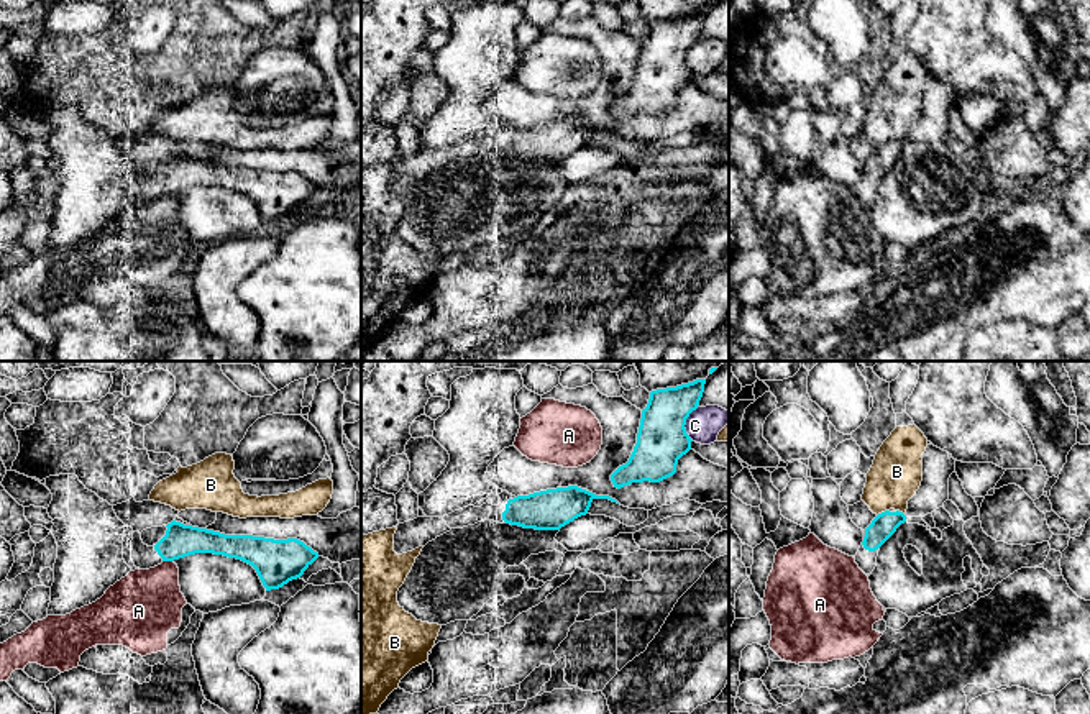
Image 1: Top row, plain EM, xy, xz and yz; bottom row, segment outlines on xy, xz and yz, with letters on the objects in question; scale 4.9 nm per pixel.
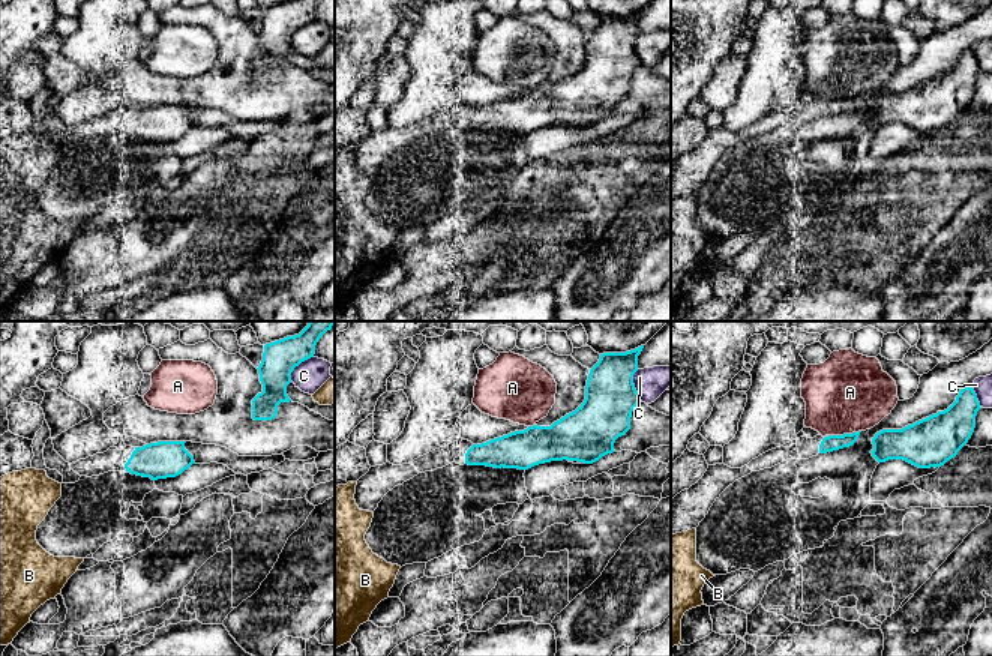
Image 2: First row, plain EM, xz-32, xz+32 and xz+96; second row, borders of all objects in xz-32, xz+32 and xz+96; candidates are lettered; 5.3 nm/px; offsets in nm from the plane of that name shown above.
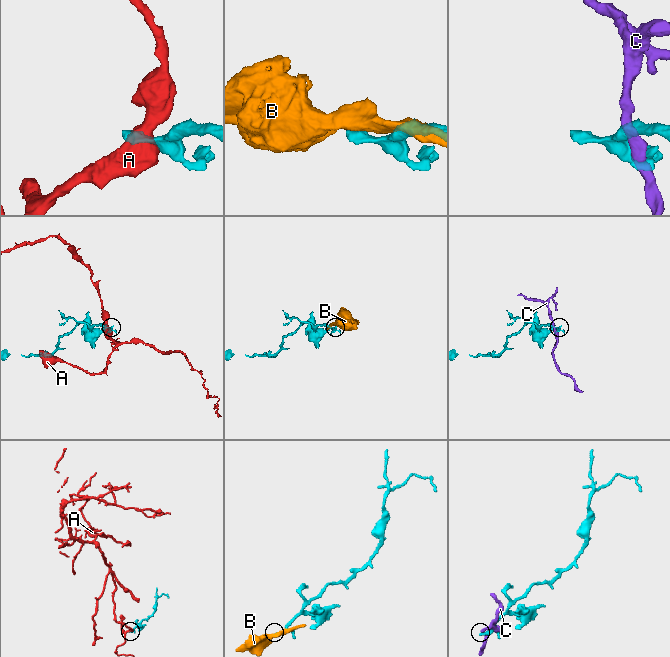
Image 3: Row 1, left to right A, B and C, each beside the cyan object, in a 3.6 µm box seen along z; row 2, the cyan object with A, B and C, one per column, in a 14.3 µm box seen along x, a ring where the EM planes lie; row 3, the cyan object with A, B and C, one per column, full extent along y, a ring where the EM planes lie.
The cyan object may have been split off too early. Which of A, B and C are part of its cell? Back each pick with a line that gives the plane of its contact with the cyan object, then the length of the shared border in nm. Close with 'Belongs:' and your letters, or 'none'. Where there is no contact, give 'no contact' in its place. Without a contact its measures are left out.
Belongs: none

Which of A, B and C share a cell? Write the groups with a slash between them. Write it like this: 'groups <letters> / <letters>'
groups A / B / C

